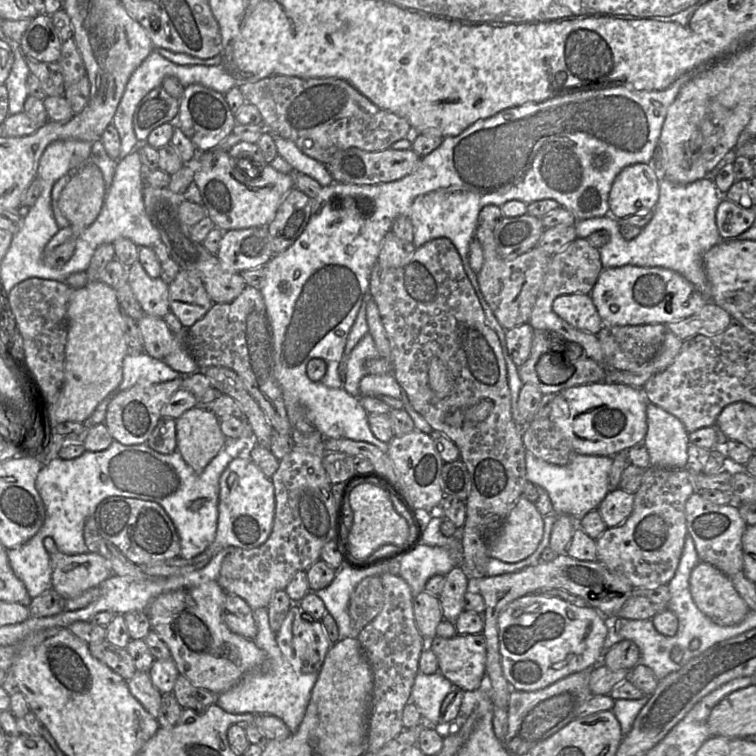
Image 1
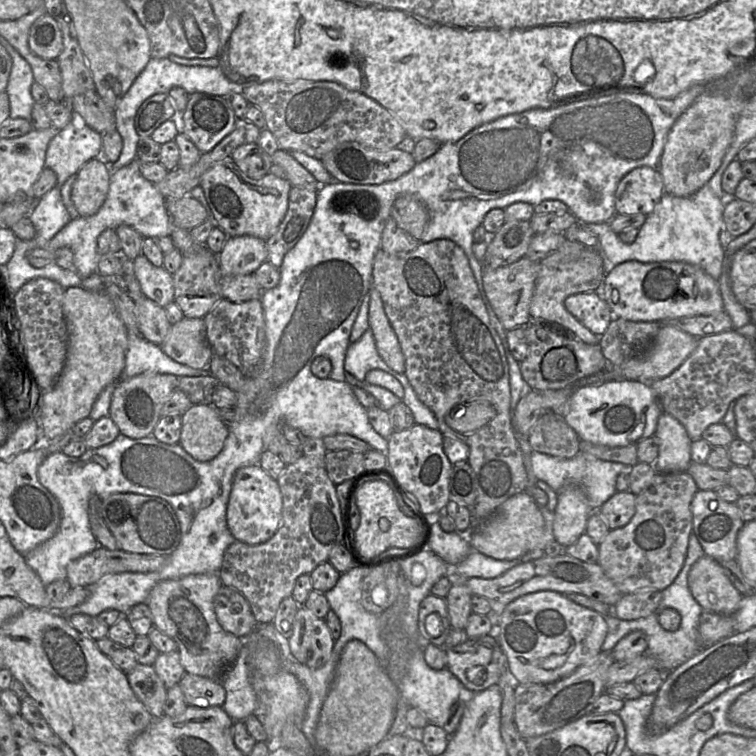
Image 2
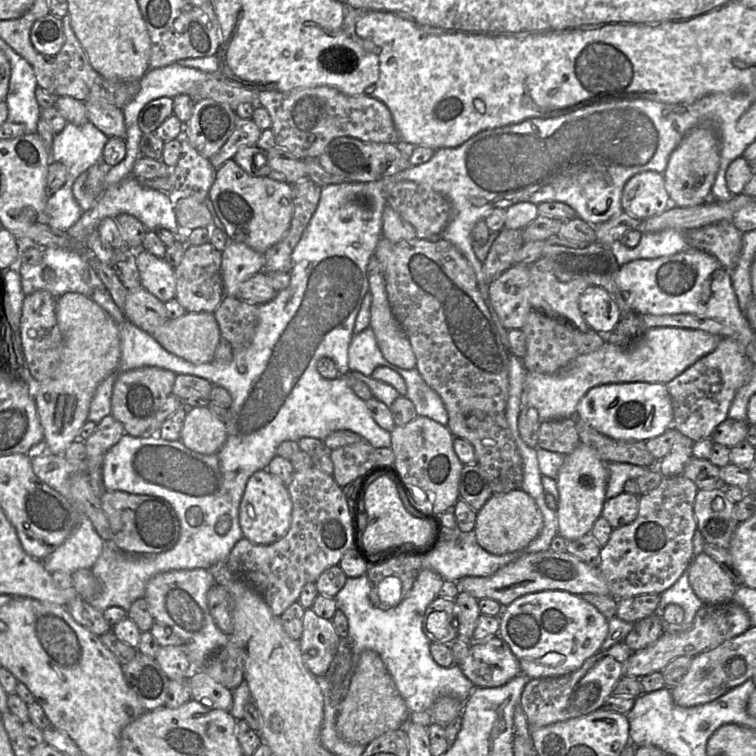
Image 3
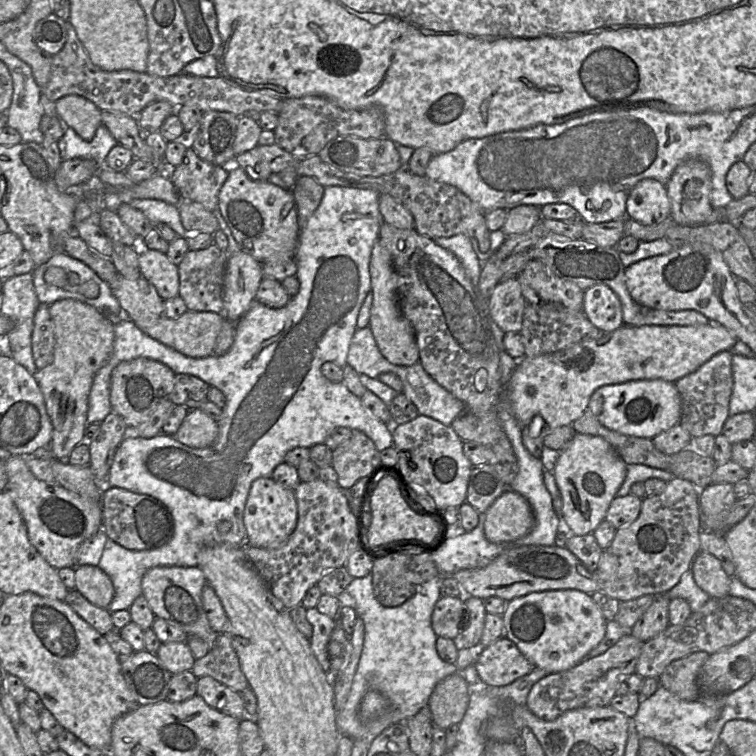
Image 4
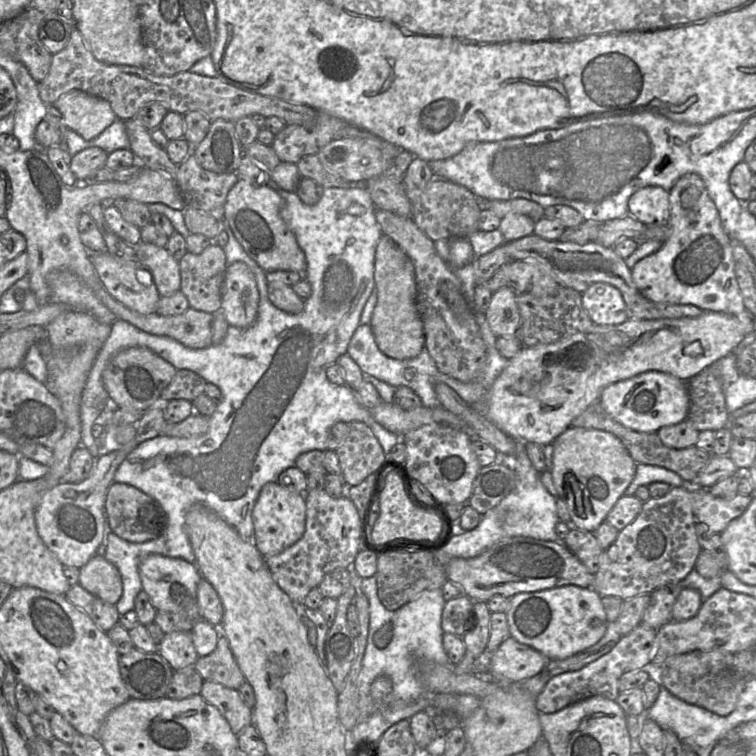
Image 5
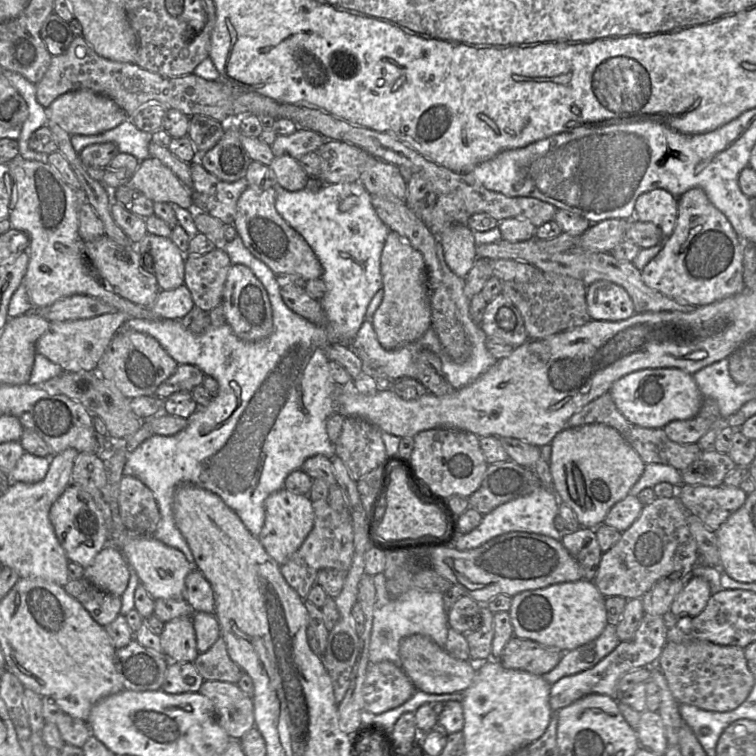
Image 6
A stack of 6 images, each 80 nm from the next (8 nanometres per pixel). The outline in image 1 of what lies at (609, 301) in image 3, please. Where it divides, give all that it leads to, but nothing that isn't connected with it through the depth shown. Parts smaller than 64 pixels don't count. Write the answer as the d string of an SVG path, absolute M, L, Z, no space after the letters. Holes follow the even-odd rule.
M590 294L558 296L553 301L552 310L561 319L581 331L597 335L603 327Z

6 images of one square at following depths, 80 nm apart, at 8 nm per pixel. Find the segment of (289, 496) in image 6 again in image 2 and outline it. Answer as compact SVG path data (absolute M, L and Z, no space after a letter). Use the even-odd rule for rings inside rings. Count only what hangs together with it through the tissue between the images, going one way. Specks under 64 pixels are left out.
M259 464L239 468L232 481L226 510L227 527L236 541L262 544L281 526L282 494L277 483Z

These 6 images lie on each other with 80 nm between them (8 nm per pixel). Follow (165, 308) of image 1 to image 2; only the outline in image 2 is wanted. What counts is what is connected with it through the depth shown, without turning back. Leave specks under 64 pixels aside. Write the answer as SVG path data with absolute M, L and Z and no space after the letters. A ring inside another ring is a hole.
M143 254L137 256L134 272L145 297L165 308L174 301L173 275L163 266L153 265Z

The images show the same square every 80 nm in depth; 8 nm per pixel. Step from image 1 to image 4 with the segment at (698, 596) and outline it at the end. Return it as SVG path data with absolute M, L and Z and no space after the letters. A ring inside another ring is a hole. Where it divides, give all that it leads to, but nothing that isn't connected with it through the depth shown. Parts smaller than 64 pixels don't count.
M700 550L692 562L691 570L696 584L710 597L729 594L731 577L714 555Z

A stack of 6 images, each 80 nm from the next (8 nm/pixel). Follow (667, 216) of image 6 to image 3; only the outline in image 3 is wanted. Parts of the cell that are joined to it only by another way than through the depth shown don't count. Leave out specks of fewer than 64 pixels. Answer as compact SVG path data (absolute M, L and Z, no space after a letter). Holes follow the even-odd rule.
M644 171L632 176L621 196L622 210L640 220L666 211L671 206L663 174Z

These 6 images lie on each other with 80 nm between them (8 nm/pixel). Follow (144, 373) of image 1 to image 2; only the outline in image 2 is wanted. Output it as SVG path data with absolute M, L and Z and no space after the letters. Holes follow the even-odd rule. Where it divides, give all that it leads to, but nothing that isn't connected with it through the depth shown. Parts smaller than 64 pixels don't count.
M128 334L125 367L118 381L145 372L173 374L177 377L210 375L207 369L194 369L176 362L159 345L144 339L140 334Z

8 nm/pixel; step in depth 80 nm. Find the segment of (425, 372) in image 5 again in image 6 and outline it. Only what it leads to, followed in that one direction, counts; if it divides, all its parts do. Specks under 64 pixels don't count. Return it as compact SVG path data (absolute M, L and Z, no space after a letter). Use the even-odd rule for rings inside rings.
M364 320L351 348L362 361L363 373L377 379L418 380L417 352L425 346L407 344L396 350L385 350L379 343L370 321Z

